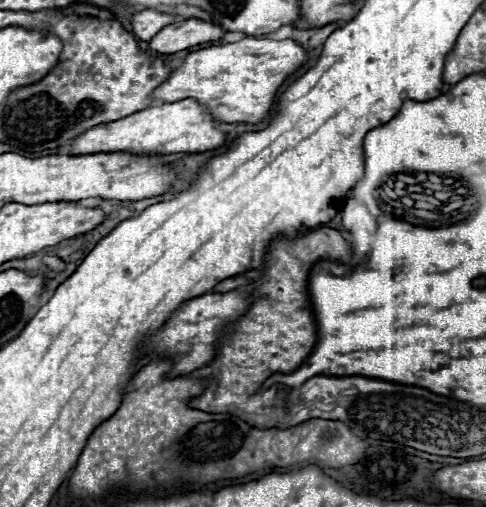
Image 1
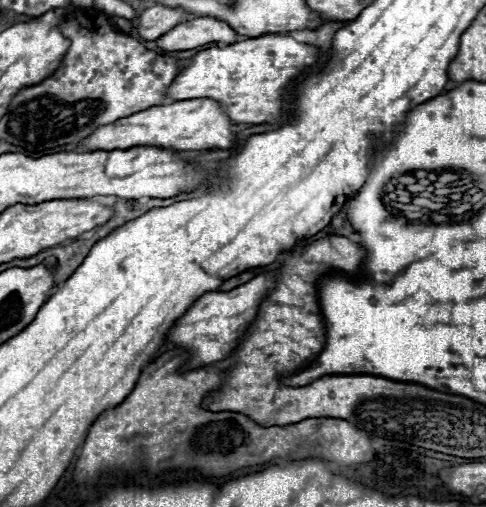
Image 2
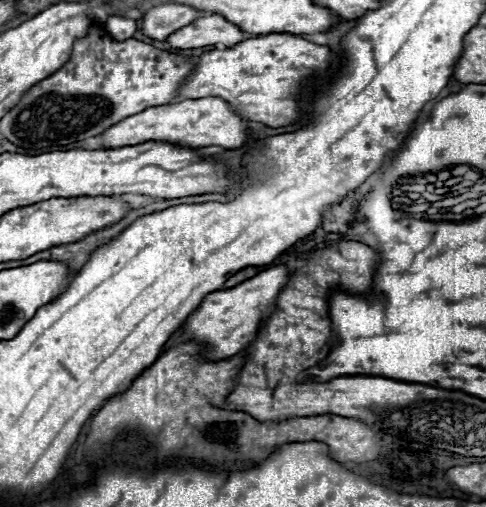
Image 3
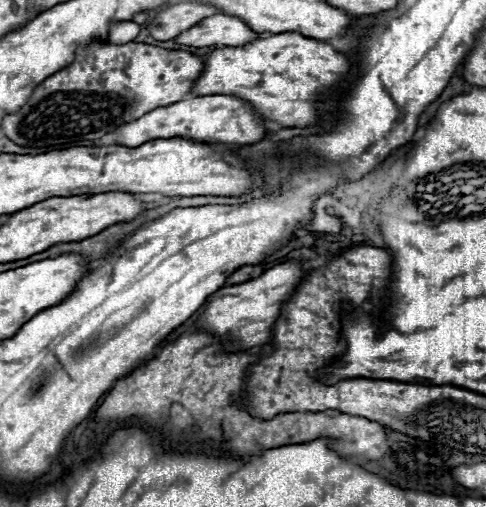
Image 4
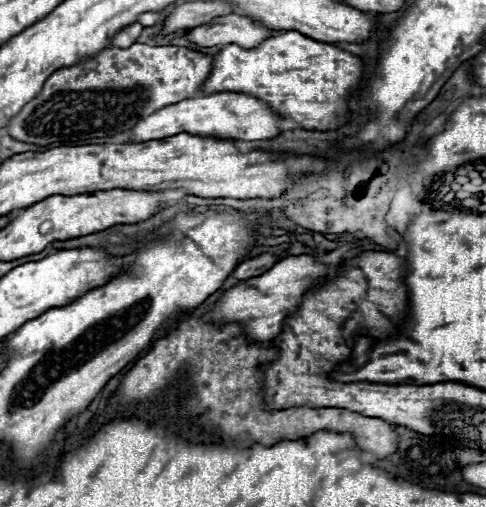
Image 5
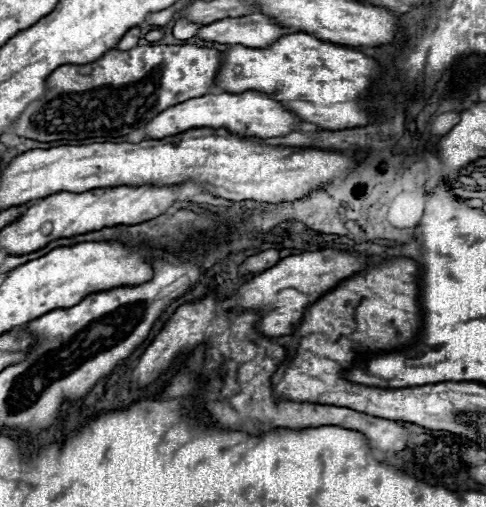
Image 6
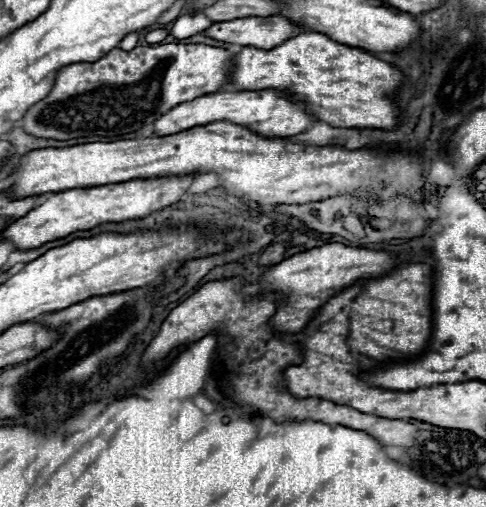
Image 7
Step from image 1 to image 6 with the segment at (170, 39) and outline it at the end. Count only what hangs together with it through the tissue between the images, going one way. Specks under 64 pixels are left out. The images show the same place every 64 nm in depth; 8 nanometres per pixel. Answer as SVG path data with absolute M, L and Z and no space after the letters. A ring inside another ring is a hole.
M248 14L236 18L222 18L202 26L196 38L204 42L242 44L246 48L266 48L280 36L288 34L288 28L272 22L264 14Z

